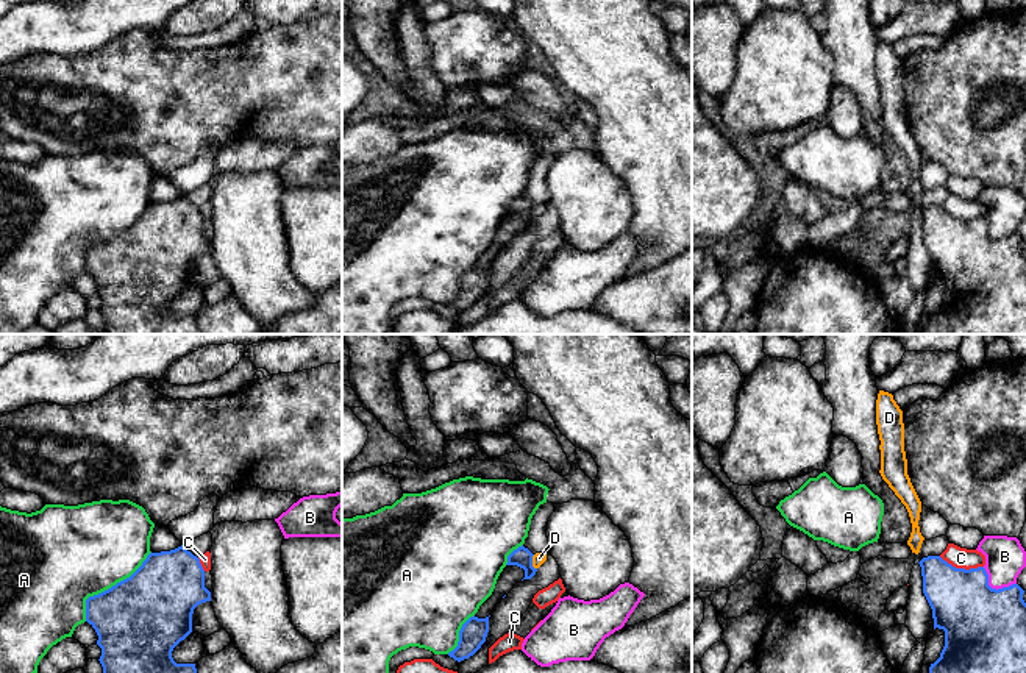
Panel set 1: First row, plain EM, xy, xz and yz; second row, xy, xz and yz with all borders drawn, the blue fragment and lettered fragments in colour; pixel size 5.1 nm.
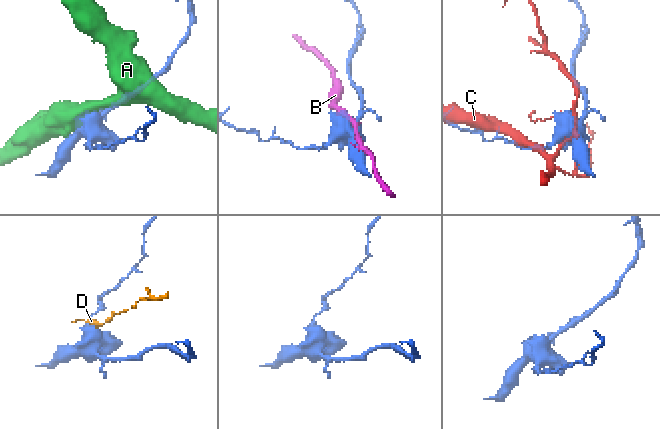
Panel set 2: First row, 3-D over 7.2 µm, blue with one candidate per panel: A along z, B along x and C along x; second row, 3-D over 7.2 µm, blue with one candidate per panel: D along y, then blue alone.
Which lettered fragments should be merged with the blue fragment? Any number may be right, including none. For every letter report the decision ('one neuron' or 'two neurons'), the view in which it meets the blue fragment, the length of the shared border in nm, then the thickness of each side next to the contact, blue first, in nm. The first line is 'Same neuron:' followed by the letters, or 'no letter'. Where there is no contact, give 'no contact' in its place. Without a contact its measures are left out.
Same neuron: no letter
A: two neurons | xy | 500 nm | 440/480 nm
B: two neurons | yz | 200 nm | 420/200 nm
C: two neurons | yz | 240 nm | 340/110 nm
D: two neurons | xz | 80 nm | 100/60 nm

